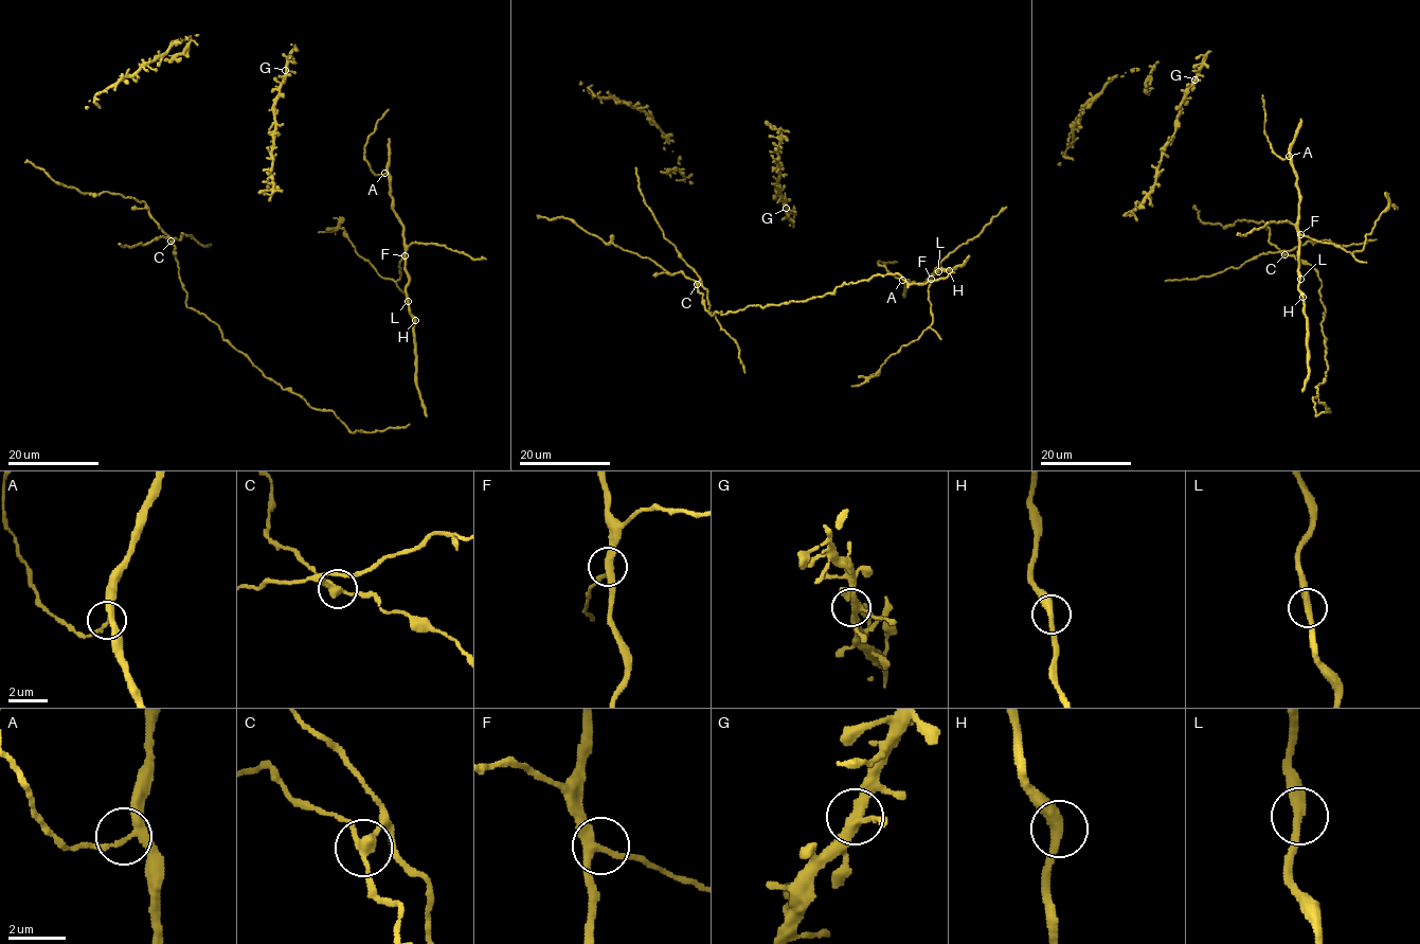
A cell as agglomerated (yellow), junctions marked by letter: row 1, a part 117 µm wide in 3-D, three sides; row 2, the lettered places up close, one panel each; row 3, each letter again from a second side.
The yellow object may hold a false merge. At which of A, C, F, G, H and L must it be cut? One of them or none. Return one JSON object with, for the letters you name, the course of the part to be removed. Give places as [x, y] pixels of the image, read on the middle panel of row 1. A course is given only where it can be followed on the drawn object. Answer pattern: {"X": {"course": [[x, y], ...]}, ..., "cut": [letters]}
{"C": {"course": [[697, 285], [699, 277], [664, 236], [645, 201], [635, 167]]}, "cut": ["C"]}

